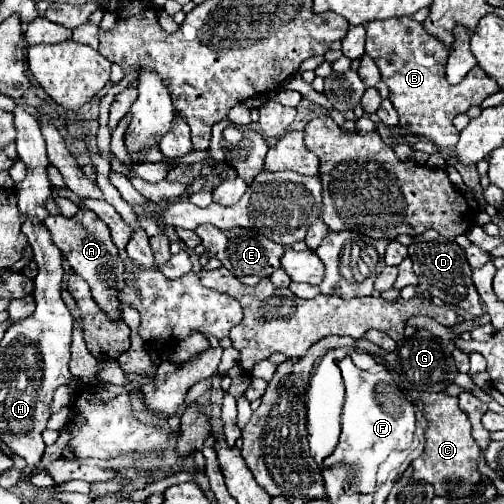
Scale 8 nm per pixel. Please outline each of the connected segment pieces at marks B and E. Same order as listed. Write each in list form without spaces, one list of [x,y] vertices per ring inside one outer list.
[[[410,17],[368,23],[366,53],[376,61],[382,81],[390,89],[390,101],[398,111],[400,127],[430,139],[438,147],[454,147],[458,143],[458,131],[452,125],[452,119],[458,113],[466,113],[468,107],[480,105],[488,95],[494,95],[500,89],[480,67],[474,67],[460,85],[448,85],[444,77],[448,49]]]
[[[200,225],[196,227],[196,233],[202,239],[202,245],[206,247],[208,253],[216,255],[222,263],[222,267],[226,267],[236,279],[240,279],[244,285],[256,285],[260,279],[270,277],[278,267],[280,267],[280,259],[286,251],[284,245],[274,243],[272,239],[252,231],[252,229],[228,229],[228,231],[220,231],[212,225]]]

